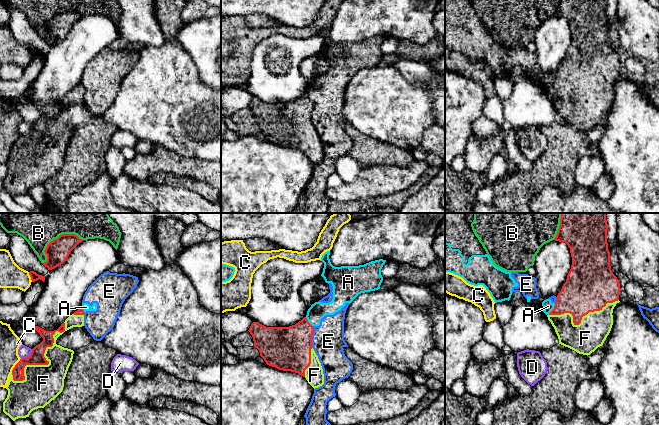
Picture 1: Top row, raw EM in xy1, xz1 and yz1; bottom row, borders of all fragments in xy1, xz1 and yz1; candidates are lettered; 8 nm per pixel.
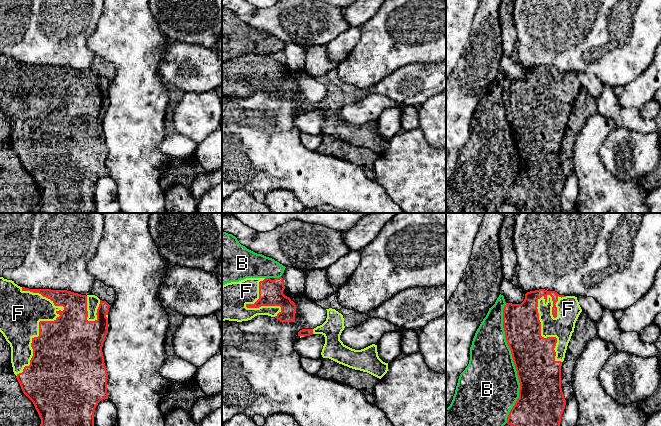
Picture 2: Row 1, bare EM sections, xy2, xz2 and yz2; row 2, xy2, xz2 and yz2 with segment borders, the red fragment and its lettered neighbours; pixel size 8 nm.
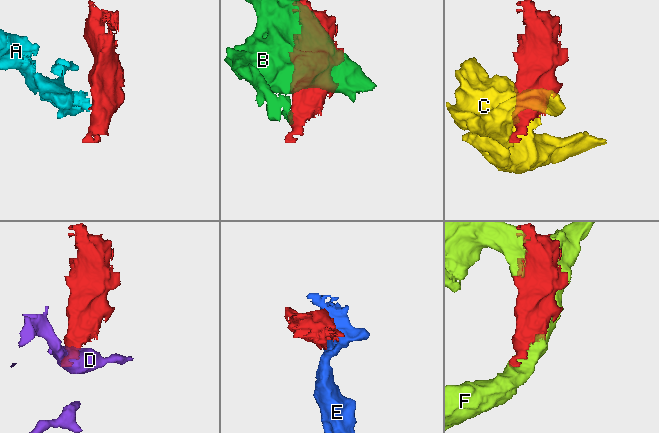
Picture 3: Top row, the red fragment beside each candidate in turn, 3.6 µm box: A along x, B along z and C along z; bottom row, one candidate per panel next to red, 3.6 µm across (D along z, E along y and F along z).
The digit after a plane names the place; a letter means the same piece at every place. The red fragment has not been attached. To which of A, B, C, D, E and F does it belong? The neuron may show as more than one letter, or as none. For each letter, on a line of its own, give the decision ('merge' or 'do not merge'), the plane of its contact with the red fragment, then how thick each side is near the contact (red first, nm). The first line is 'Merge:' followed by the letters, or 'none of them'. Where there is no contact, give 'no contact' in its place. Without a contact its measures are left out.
Merge: F
A: do not merge; contact in yz1; calibres 320 and 90 nm
B: do not merge; contact in yz2; calibres 340 and 460 nm
C: do not merge; contact in xy1; calibres 120 and 160 nm
D: do not merge; contact in xy1; calibres 120 and 90 nm
E: do not merge; contact in xz1; calibres 360 and 260 nm
F: merge; contact in yz2; calibres 340 and 190 nm

